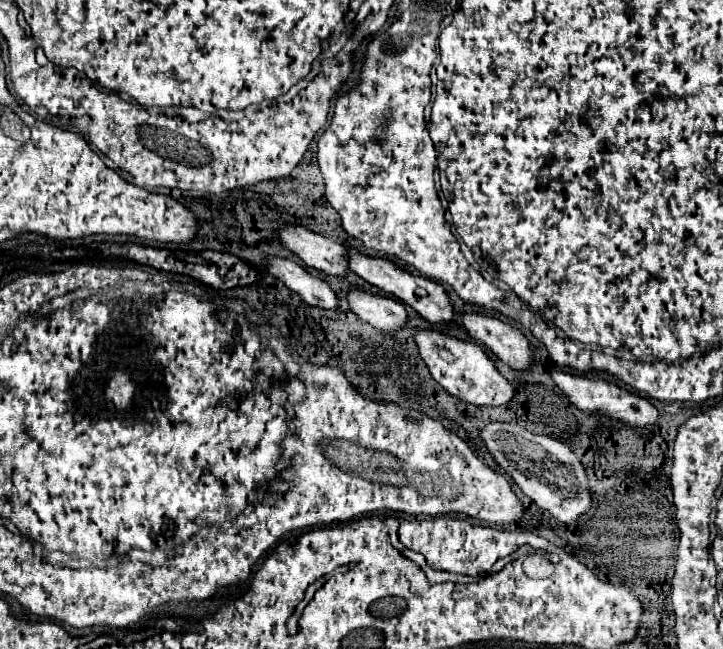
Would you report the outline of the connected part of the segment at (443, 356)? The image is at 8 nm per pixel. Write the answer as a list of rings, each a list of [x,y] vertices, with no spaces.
[[[415,330],[415,340],[419,346],[419,354],[425,360],[431,376],[451,396],[475,406],[505,406],[511,402],[515,394],[513,386],[499,374],[499,370],[483,352],[483,348],[475,342],[469,344],[433,330]]]

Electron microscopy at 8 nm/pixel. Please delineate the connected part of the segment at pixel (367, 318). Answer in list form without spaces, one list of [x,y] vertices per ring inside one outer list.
[[[351,290],[347,302],[349,302],[351,310],[363,322],[371,324],[373,328],[377,328],[385,334],[393,334],[407,322],[405,306],[397,300],[391,300],[385,296],[375,296],[375,294],[361,292],[361,290]]]

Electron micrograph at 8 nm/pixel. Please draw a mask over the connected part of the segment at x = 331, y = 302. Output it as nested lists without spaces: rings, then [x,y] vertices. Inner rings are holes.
[[[269,258],[269,274],[277,276],[287,288],[297,292],[309,306],[323,310],[337,310],[339,300],[337,294],[329,288],[329,284],[317,276],[311,276],[305,268],[285,258]]]

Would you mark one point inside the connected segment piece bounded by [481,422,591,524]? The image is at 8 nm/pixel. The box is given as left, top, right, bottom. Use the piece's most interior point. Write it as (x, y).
(546, 470)

